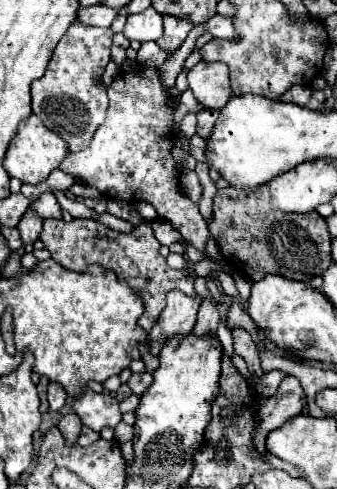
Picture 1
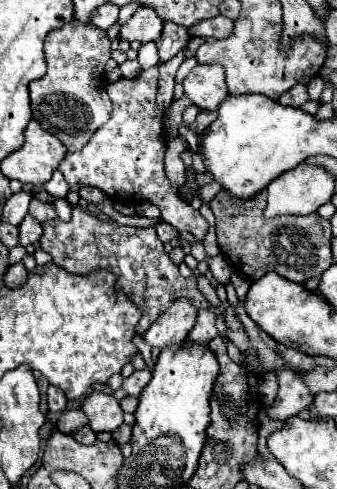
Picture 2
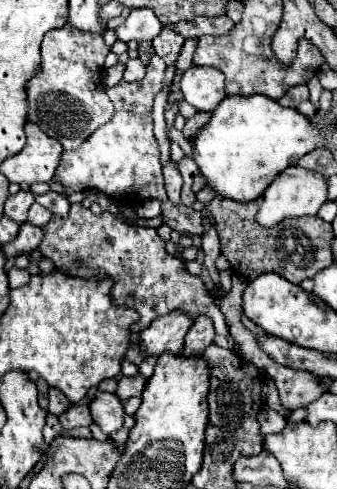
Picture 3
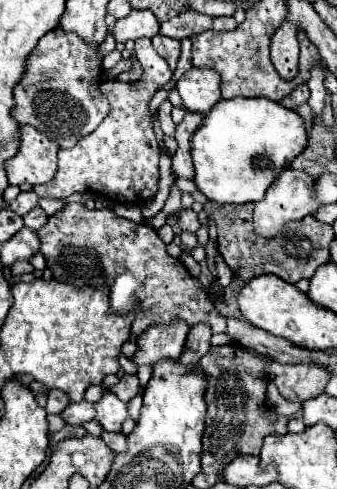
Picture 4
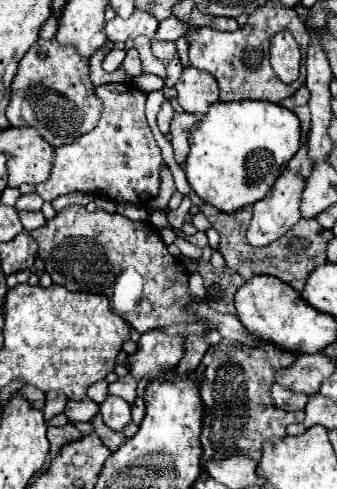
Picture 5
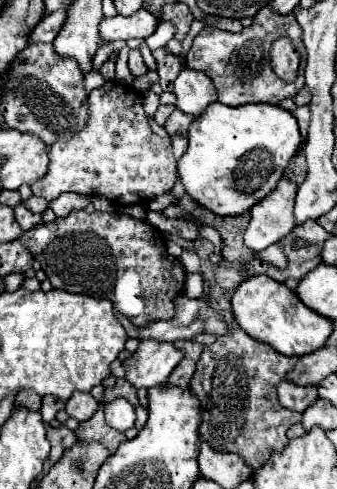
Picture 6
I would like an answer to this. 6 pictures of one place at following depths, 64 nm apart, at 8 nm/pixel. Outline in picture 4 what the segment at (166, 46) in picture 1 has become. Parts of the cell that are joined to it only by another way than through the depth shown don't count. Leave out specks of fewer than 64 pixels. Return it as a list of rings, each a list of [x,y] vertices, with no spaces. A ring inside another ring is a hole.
[[[158,34],[158,36],[152,38],[152,46],[168,62],[170,70],[176,70],[178,56],[180,56],[180,40],[172,40],[172,38],[166,38],[166,36]]]

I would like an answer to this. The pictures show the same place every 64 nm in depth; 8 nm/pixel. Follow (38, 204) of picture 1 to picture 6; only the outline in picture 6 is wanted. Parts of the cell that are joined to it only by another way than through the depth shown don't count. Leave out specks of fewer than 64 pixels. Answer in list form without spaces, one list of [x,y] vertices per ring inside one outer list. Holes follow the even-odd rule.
[[[16,204],[16,206],[14,206],[14,214],[16,214],[16,222],[20,224],[20,228],[22,228],[22,230],[34,228],[36,224],[40,224],[40,222],[42,222],[42,216],[40,216],[40,214],[30,212],[24,204]]]

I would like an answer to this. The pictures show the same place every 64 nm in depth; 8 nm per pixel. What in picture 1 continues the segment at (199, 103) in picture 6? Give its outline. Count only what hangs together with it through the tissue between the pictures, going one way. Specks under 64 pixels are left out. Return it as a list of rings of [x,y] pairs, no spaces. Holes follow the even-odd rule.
[[[198,62],[188,72],[188,86],[194,98],[210,110],[220,110],[232,96],[228,66],[222,62]]]

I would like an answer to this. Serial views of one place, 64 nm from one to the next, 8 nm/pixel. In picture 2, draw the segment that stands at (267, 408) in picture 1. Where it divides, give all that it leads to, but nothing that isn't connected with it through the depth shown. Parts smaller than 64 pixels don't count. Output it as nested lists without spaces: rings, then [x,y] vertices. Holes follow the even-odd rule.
[[[276,368],[272,372],[276,374],[278,384],[280,384],[278,398],[272,404],[272,410],[268,410],[268,414],[272,418],[286,420],[286,418],[298,414],[300,410],[304,410],[312,404],[314,394],[306,386],[302,374],[294,372],[294,370],[288,370],[288,368]]]

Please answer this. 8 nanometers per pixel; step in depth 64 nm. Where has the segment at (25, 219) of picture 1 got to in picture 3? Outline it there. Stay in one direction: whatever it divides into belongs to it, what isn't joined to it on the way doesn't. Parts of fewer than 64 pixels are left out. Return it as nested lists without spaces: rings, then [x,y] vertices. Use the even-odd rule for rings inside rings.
[[[24,222],[20,226],[20,232],[18,236],[10,242],[10,244],[4,244],[4,254],[6,258],[12,258],[12,256],[22,256],[22,254],[30,254],[32,250],[36,250],[40,246],[40,240],[42,240],[42,230]]]

